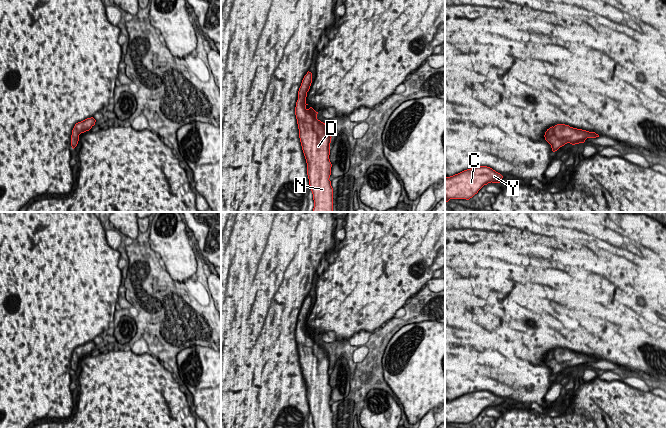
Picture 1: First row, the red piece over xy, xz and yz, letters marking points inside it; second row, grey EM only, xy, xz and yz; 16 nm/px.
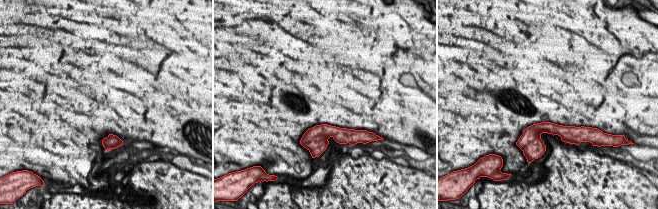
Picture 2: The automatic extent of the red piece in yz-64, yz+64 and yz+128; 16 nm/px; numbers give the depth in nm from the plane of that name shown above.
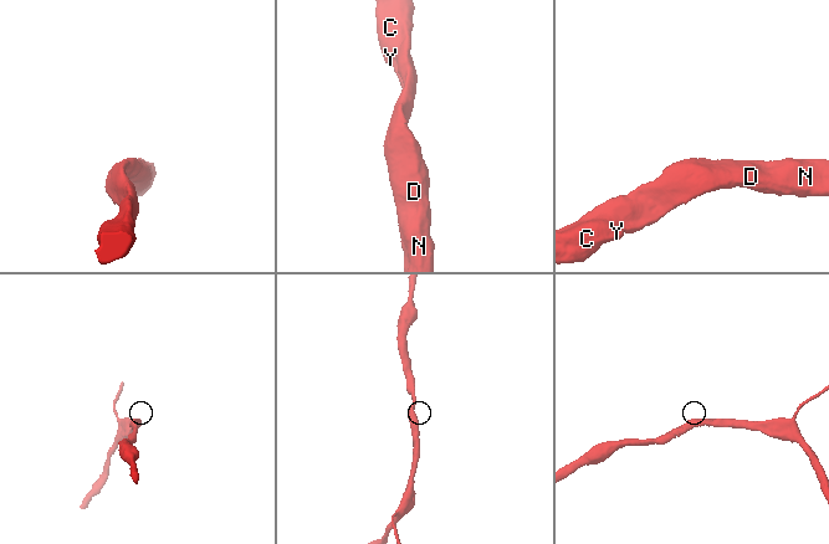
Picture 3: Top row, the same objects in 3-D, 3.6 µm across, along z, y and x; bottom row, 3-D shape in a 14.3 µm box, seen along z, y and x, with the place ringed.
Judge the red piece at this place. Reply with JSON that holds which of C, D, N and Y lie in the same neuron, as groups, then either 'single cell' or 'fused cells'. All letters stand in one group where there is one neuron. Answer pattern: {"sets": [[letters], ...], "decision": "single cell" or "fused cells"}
{"sets": [["C", "D", "N", "Y"]], "decision": "single cell"}

